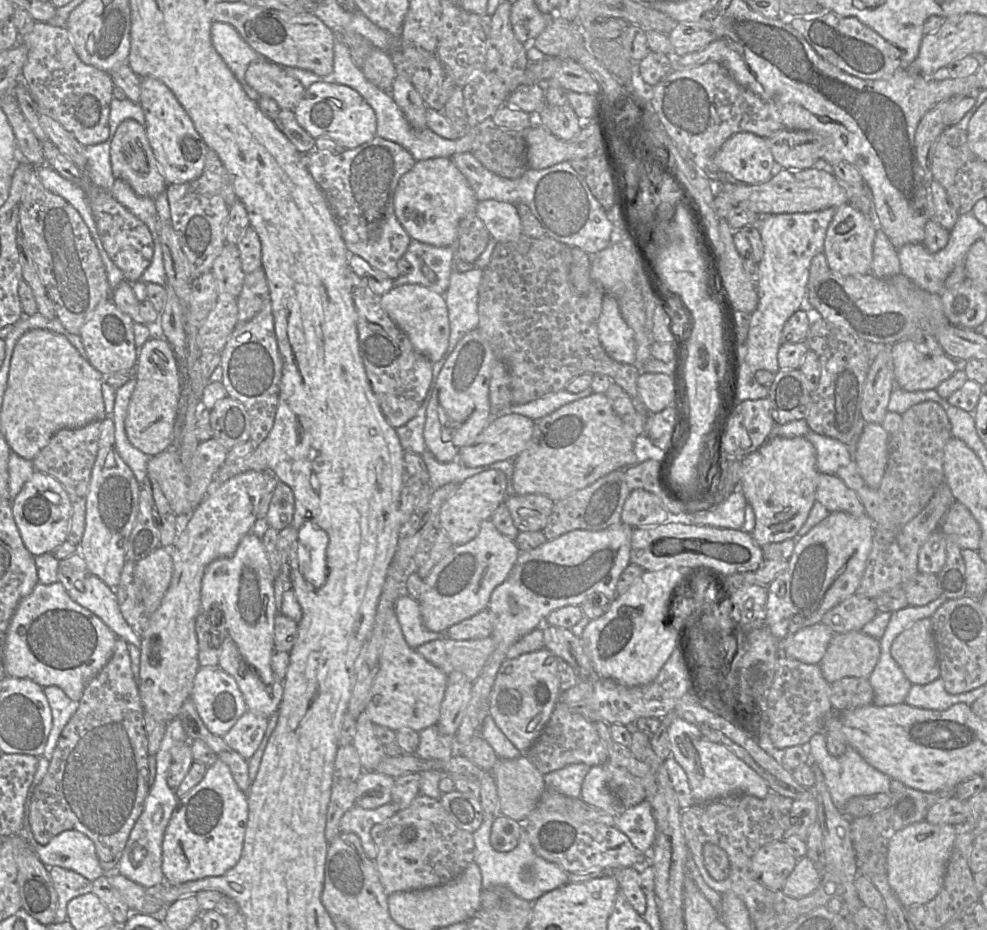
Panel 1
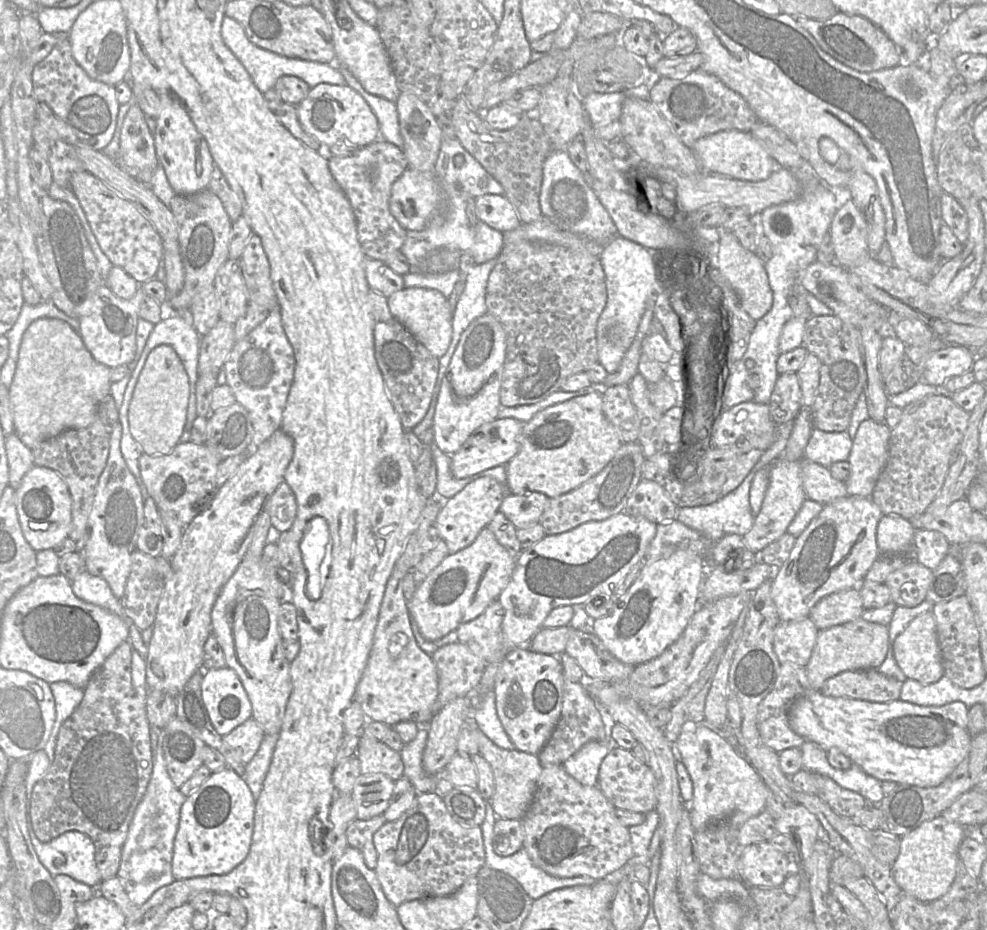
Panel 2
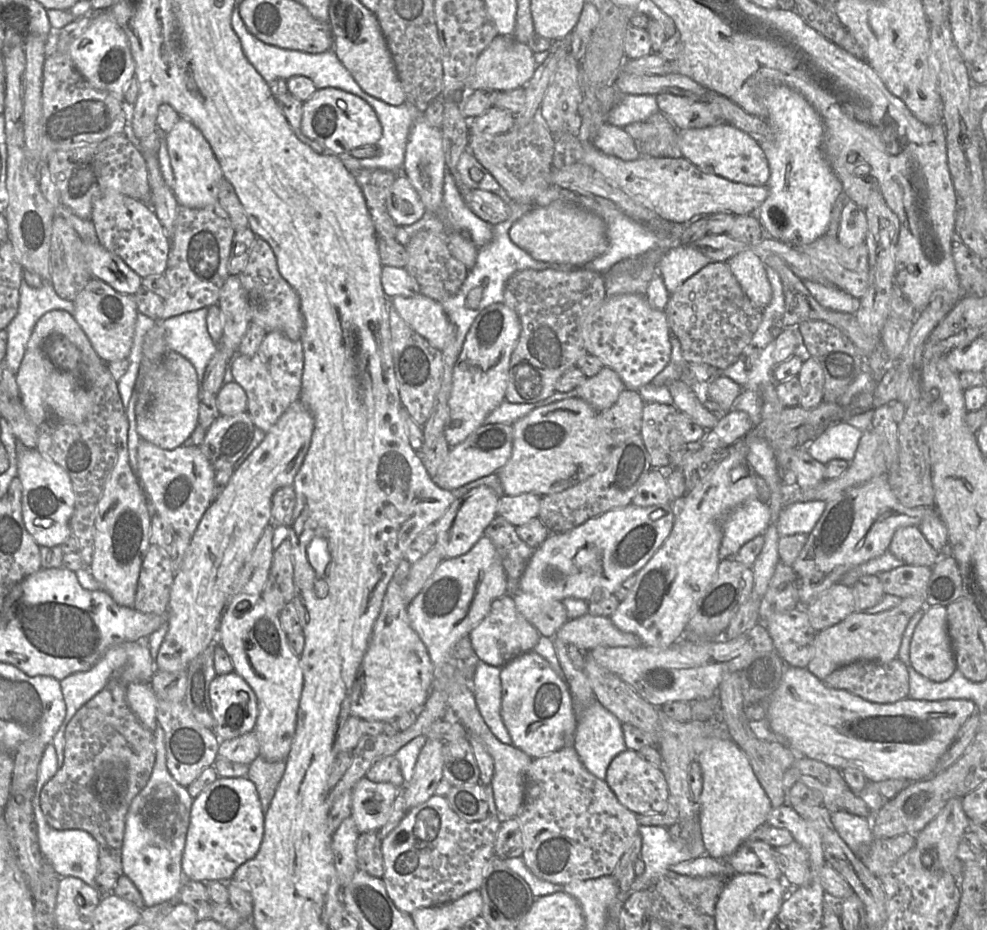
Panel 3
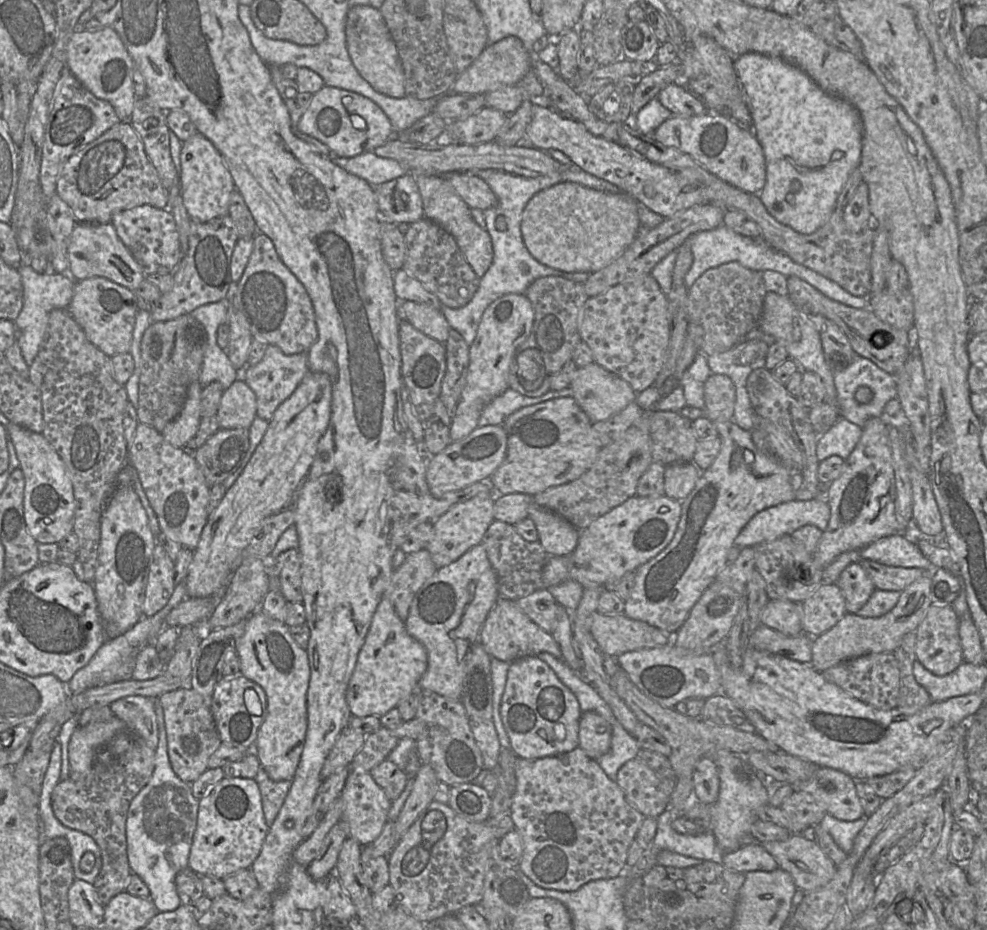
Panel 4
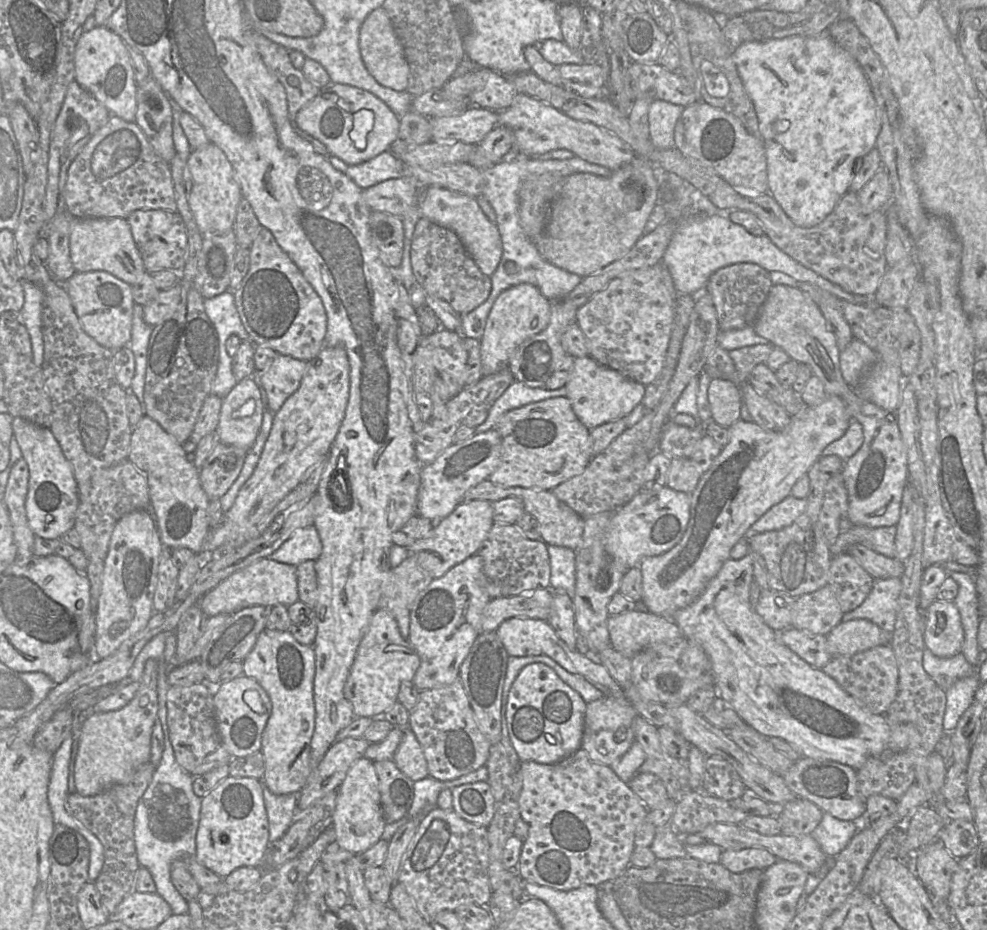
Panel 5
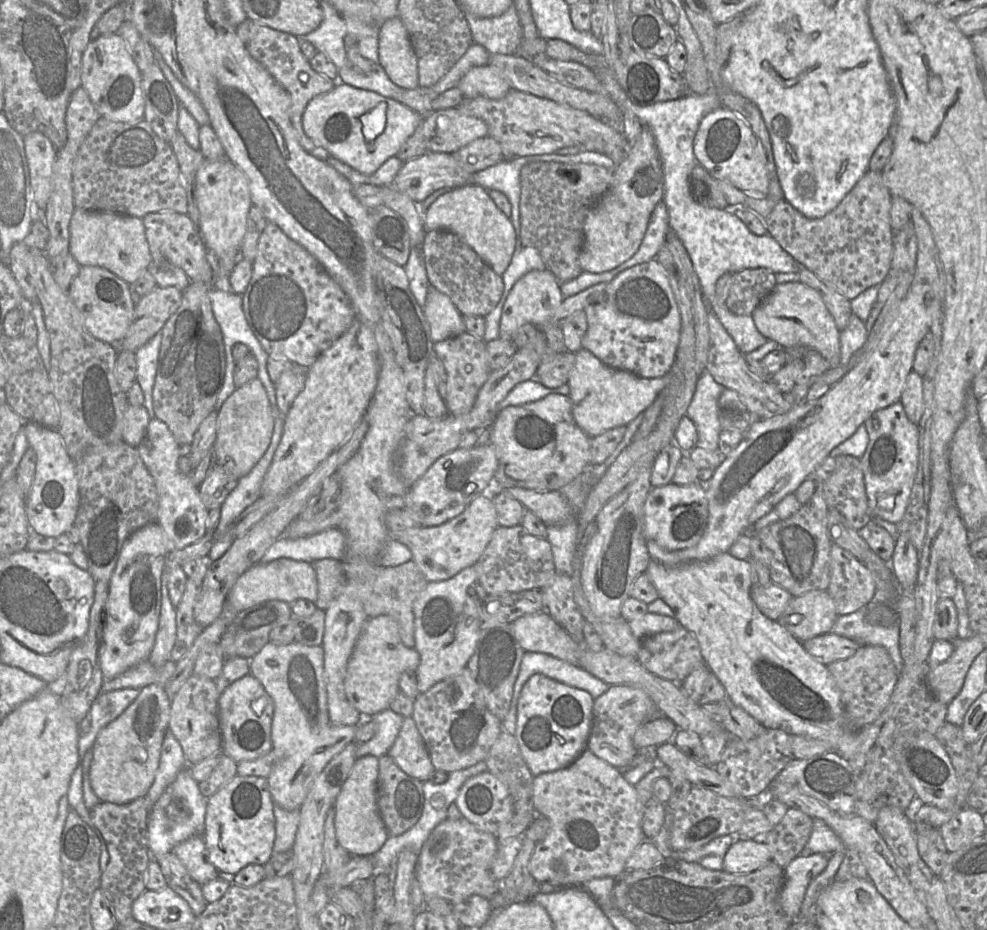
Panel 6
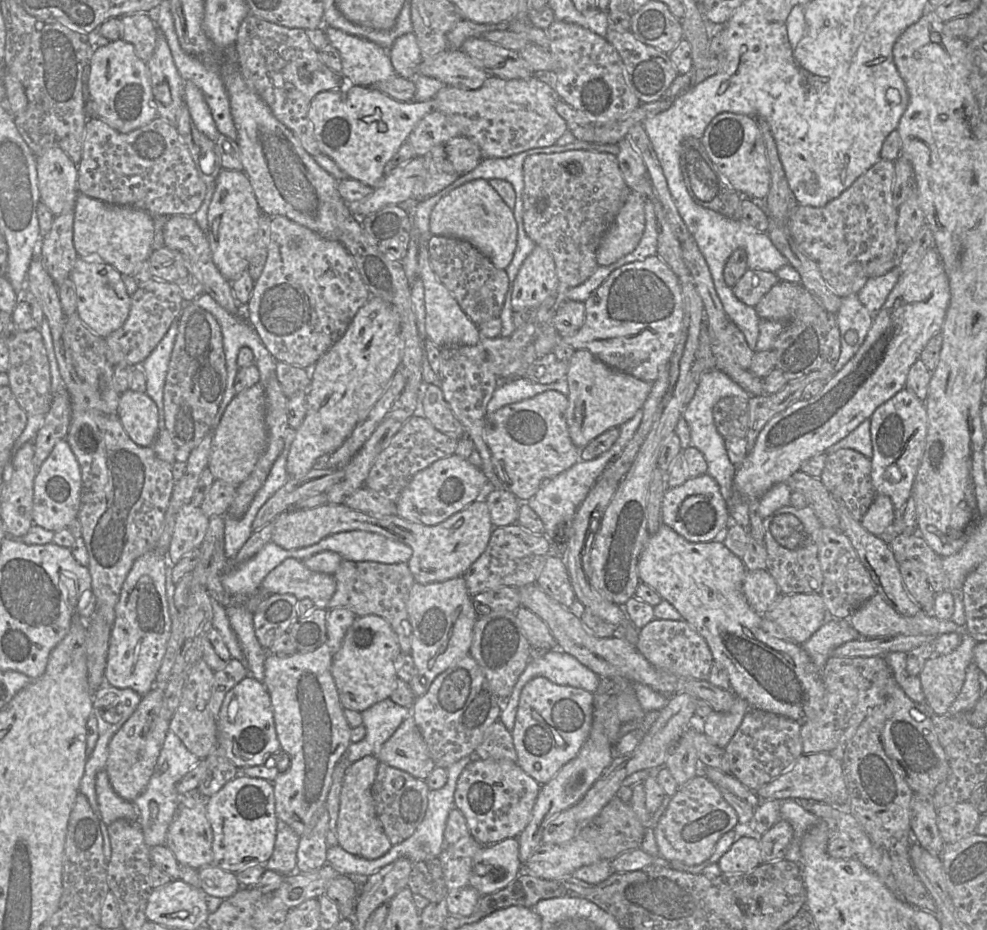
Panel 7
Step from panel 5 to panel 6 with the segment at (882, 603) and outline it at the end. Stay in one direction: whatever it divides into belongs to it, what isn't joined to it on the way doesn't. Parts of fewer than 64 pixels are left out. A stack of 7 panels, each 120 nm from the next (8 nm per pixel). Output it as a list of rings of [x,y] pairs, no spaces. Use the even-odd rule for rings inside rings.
[[[876,589],[870,604],[854,613],[838,616],[831,631],[835,635],[850,639],[860,646],[880,646],[889,654],[897,673],[903,668],[903,659],[899,647],[899,624],[891,626],[872,625],[867,620],[869,607],[875,603],[891,603],[889,591]]]

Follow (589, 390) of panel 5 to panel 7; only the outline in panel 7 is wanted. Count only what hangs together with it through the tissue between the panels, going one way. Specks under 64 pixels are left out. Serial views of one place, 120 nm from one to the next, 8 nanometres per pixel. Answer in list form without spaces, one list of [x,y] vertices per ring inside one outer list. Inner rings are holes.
[[[575,350],[566,373],[568,381],[568,408],[566,419],[573,444],[582,449],[596,437],[611,428],[619,428],[642,409],[651,391],[651,383],[615,370],[591,352]]]

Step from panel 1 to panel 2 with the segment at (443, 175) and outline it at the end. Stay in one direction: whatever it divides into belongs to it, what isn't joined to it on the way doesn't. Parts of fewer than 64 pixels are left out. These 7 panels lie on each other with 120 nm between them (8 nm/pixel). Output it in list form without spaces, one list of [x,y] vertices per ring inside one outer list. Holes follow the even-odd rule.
[[[407,169],[393,184],[390,211],[407,231],[425,229],[443,199],[433,173]]]

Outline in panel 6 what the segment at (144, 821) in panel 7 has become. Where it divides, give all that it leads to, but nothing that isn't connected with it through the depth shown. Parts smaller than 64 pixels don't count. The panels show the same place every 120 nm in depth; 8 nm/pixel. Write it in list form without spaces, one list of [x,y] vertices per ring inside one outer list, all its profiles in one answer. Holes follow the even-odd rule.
[[[166,730],[161,746],[159,765],[153,783],[146,794],[151,810],[166,788],[176,779],[178,773],[188,766],[181,745],[173,734]]]

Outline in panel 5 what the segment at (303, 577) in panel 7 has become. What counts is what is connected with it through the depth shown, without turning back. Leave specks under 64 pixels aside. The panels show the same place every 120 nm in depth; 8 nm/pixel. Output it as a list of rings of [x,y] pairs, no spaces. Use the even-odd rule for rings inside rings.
[[[267,557],[230,575],[204,594],[199,604],[204,613],[212,617],[220,613],[233,614],[240,609],[252,606],[272,607],[277,604],[290,606],[297,601],[299,601],[299,594],[296,566],[280,563]]]

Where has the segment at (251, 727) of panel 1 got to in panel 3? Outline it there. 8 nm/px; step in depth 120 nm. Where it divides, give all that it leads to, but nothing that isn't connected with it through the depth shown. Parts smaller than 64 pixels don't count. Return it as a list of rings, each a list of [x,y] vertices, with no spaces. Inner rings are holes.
[[[254,731],[239,737],[220,740],[218,757],[249,765],[260,755],[260,745]]]

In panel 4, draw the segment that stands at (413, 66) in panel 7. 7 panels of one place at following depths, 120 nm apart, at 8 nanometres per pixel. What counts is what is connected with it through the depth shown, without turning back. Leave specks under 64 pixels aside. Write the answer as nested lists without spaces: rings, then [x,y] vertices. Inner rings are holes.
[[[358,5],[347,13],[346,43],[350,58],[360,75],[379,93],[392,98],[403,98],[404,72],[397,46],[379,9]]]

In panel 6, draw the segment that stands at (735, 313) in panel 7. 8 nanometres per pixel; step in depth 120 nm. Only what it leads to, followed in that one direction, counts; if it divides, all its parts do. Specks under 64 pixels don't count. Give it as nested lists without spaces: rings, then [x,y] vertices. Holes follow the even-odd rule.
[[[710,300],[710,307],[743,355],[767,342],[768,339],[756,328],[752,315],[735,315],[727,309],[723,302],[719,303],[718,308],[715,300]]]

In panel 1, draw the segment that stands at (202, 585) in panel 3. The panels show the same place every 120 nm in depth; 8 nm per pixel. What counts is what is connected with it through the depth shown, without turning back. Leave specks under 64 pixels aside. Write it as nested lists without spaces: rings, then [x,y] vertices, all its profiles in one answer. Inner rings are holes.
[[[248,471],[230,478],[220,485],[213,486],[201,504],[187,517],[187,522],[180,527],[172,545],[173,575],[170,585],[159,607],[150,615],[148,626],[141,635],[139,648],[139,695],[144,712],[150,713],[154,718],[170,722],[178,717],[183,703],[190,698],[194,677],[200,668],[195,620],[201,612],[201,584],[205,569],[216,559],[232,556],[241,539],[252,532],[268,474],[272,473]]]

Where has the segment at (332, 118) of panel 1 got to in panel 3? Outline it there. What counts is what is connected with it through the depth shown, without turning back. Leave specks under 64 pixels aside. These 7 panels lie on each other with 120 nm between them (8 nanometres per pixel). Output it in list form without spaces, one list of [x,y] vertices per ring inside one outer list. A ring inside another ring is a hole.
[[[333,87],[318,89],[304,102],[301,131],[335,155],[349,153],[361,146],[376,145],[383,134],[380,120],[370,104],[357,95]]]

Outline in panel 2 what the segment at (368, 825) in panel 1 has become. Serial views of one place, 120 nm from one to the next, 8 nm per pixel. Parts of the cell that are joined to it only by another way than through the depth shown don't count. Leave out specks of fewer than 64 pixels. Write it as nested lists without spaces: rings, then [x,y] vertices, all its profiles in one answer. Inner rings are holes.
[[[384,814],[369,820],[354,820],[346,830],[349,846],[361,851],[366,865],[375,870],[378,863],[378,853],[373,843],[374,834],[386,823]]]

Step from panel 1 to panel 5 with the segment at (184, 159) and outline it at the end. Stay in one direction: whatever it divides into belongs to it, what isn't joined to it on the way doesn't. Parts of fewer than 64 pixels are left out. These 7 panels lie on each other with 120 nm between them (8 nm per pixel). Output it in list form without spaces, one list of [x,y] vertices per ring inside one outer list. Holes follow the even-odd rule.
[[[209,142],[191,151],[187,166],[192,187],[188,204],[199,231],[202,235],[222,235],[233,230],[242,194],[234,170],[223,151]]]

